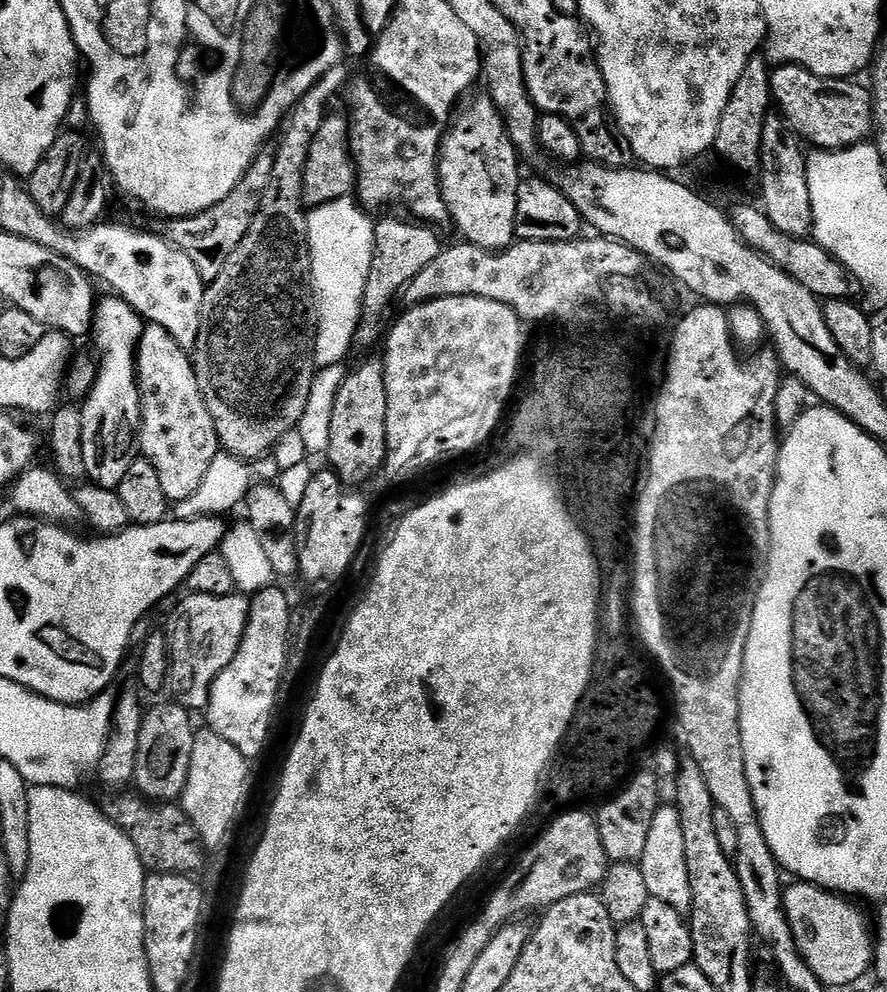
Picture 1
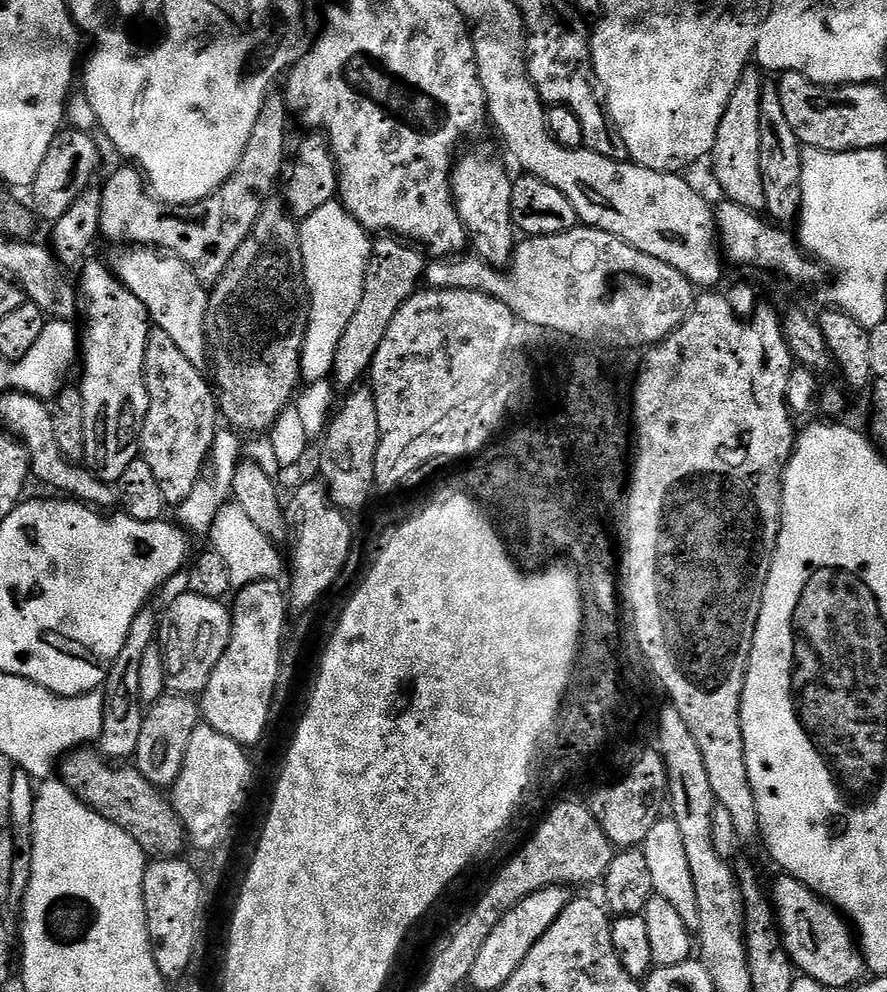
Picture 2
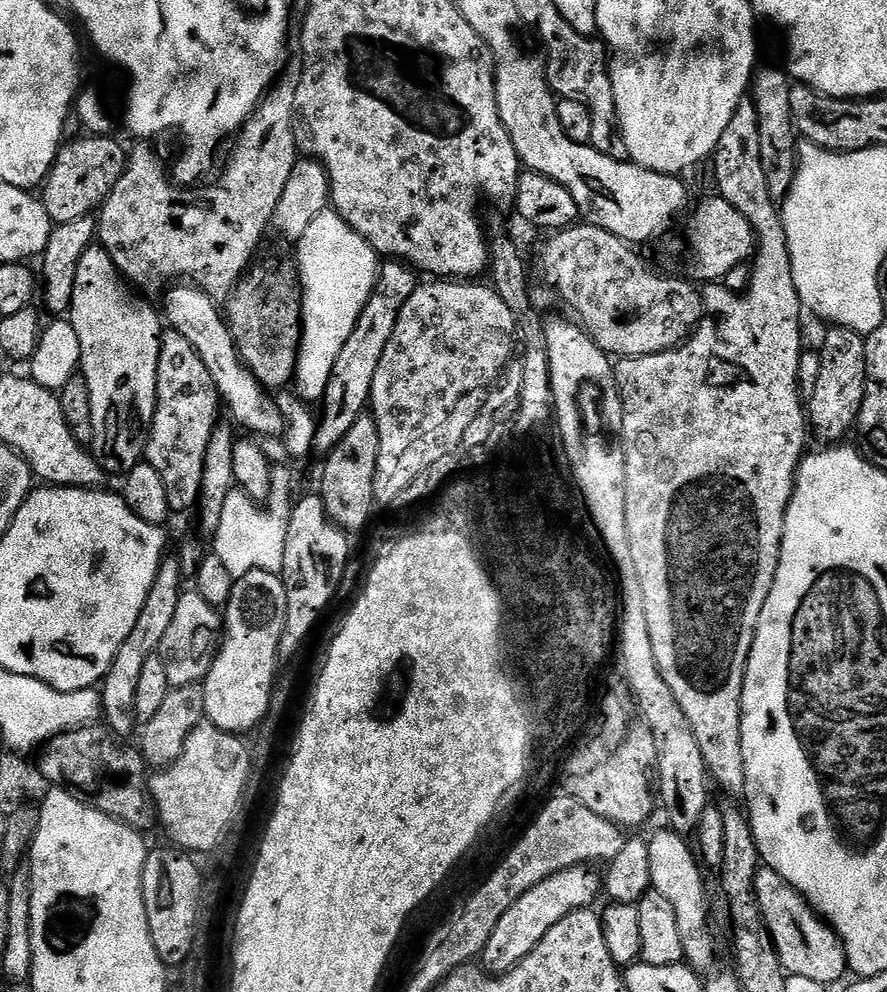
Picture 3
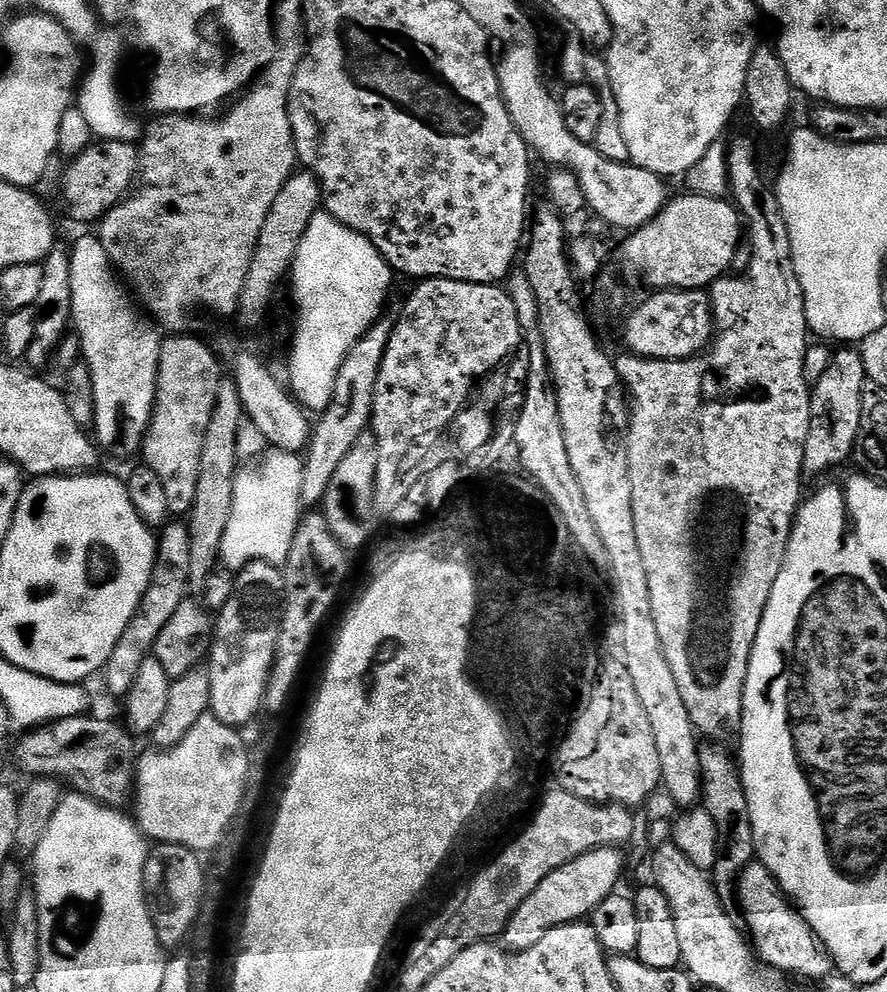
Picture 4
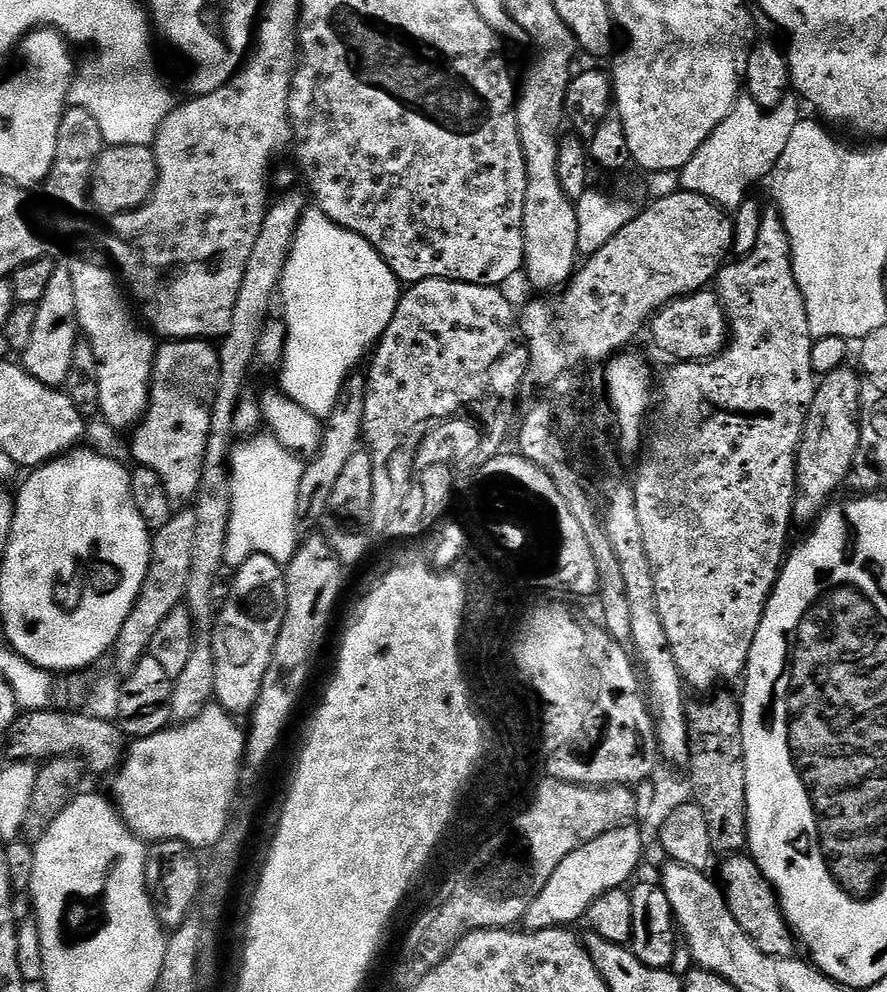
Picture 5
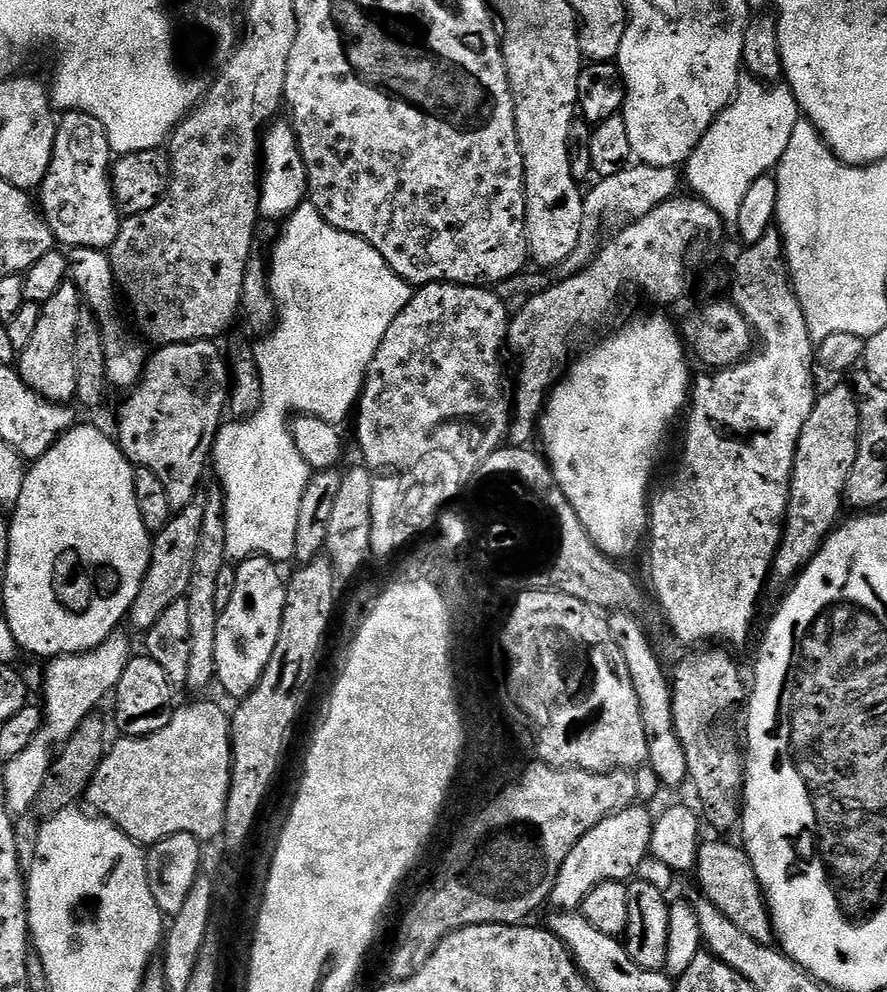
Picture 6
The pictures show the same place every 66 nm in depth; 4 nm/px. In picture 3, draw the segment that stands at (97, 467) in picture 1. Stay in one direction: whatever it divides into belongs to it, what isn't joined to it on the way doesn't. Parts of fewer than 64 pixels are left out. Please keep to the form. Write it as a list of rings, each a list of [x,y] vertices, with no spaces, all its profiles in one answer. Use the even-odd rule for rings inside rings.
[[[99,244],[88,247],[79,259],[74,278],[74,294],[68,319],[78,335],[80,366],[83,380],[88,384],[90,404],[90,451],[105,473],[128,473],[141,463],[146,452],[146,433],[156,413],[156,374],[161,352],[164,326],[159,311],[142,302],[126,290],[127,285],[116,264]]]

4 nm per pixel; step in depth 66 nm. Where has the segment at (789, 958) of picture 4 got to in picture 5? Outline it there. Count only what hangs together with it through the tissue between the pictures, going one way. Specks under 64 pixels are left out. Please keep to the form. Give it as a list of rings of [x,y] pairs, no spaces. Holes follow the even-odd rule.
[[[732,854],[720,868],[719,883],[722,885],[724,898],[730,906],[730,914],[734,914],[738,926],[746,930],[750,942],[762,950],[762,954],[770,954],[774,958],[786,958],[795,953],[798,941],[788,927],[788,919],[780,908],[780,900],[772,889],[772,884],[762,874],[759,866],[752,861],[751,855]]]

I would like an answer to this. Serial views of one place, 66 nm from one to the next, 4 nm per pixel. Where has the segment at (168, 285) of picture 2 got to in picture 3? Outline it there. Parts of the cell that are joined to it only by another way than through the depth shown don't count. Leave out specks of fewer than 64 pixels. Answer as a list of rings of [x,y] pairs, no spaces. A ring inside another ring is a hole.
[[[180,282],[169,287],[163,293],[164,308],[162,316],[170,325],[171,331],[177,332],[192,344],[192,349],[200,356],[210,372],[216,391],[221,396],[226,408],[230,408],[233,418],[253,435],[279,437],[284,431],[283,416],[277,408],[275,399],[254,378],[253,374],[240,361],[228,325],[222,312],[216,309],[217,301],[188,282]]]

